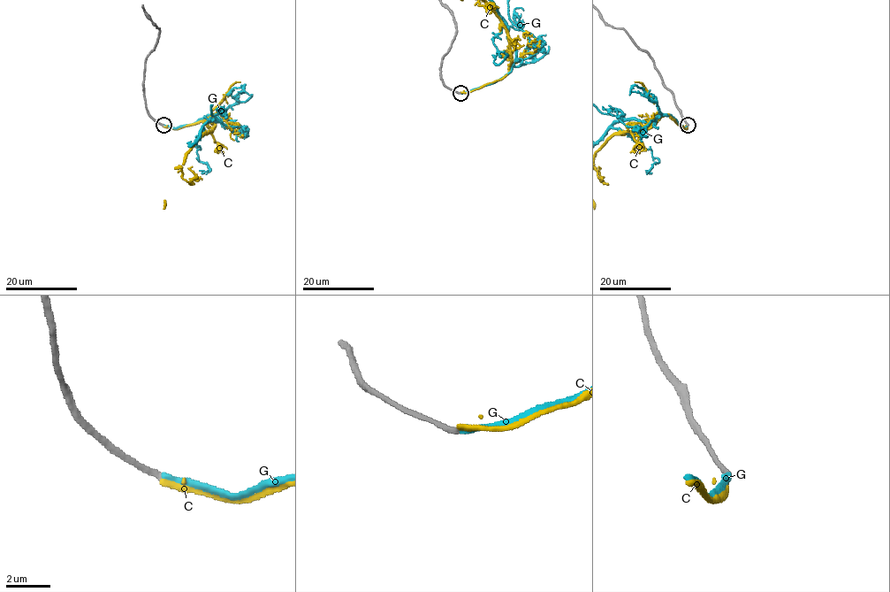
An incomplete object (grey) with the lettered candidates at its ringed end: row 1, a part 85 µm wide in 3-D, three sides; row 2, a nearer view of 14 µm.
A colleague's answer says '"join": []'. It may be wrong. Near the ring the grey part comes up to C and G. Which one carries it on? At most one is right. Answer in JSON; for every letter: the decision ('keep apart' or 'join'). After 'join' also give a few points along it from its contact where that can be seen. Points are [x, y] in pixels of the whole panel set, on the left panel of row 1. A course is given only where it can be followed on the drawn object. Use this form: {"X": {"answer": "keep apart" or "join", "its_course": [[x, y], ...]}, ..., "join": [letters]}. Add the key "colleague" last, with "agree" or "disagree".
{"C": {"answer": "keep apart"}, "G": {"answer": "keep apart"}, "join": [], "colleague": "agree"}

